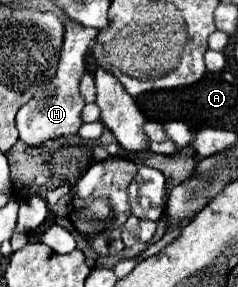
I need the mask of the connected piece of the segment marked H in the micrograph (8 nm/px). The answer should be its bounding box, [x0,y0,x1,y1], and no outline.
[16,21,96,145]

